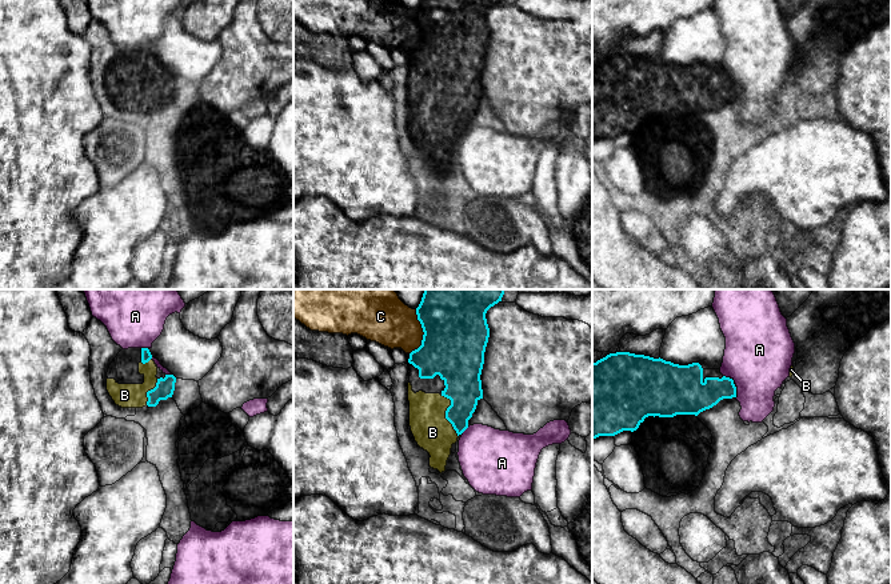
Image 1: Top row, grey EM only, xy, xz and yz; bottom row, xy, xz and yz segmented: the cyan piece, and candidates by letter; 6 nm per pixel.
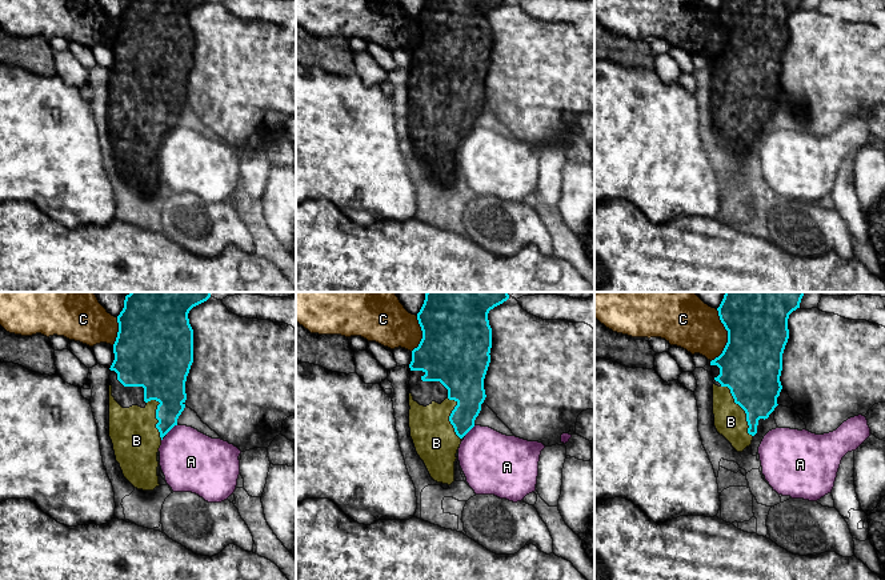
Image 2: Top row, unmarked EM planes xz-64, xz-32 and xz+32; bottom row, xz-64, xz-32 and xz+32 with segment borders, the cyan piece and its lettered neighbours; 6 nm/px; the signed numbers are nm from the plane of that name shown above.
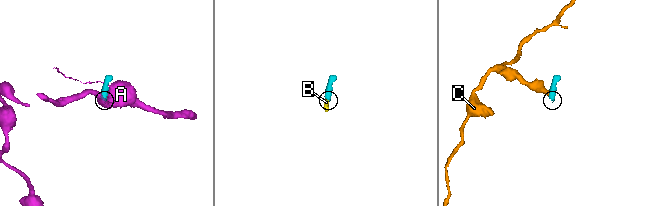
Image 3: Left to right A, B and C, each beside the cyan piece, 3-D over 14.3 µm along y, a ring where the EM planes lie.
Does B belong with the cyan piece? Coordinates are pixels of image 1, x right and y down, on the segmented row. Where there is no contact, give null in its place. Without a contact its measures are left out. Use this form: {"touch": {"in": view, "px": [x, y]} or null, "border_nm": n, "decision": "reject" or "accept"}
{"touch": {"in": "xz", "px": [446, 414]}, "border_nm": 280, "decision": "accept"}

